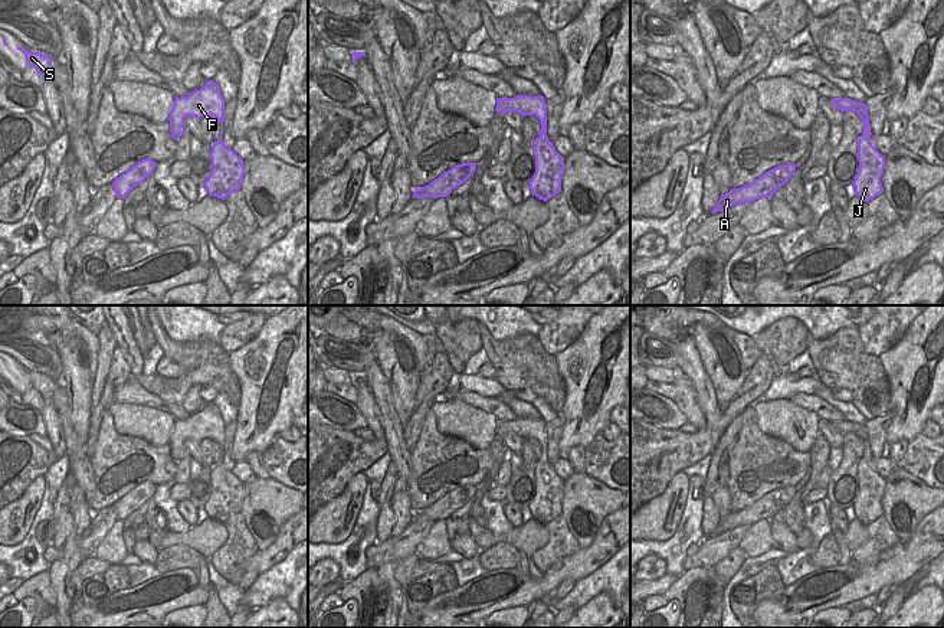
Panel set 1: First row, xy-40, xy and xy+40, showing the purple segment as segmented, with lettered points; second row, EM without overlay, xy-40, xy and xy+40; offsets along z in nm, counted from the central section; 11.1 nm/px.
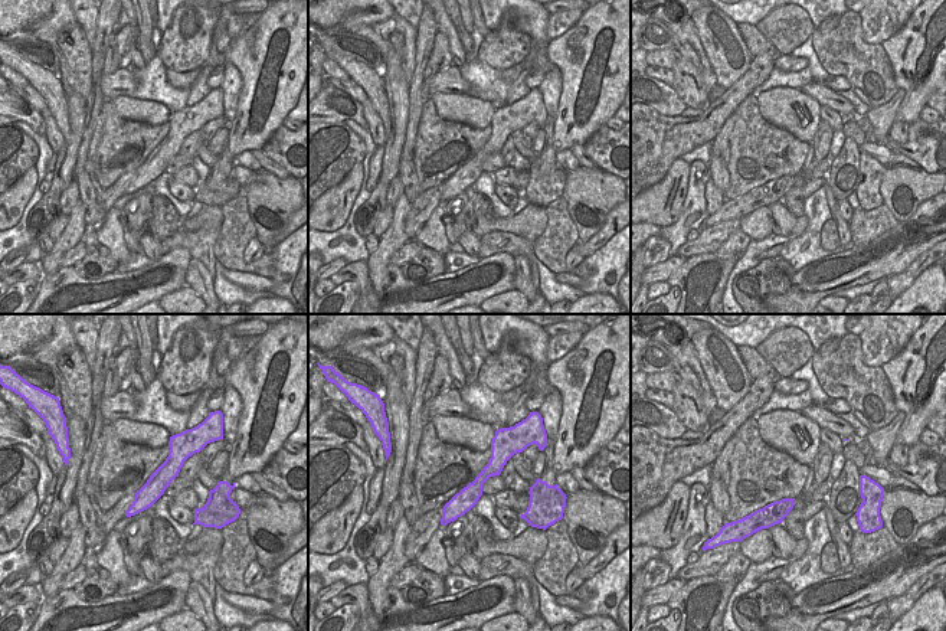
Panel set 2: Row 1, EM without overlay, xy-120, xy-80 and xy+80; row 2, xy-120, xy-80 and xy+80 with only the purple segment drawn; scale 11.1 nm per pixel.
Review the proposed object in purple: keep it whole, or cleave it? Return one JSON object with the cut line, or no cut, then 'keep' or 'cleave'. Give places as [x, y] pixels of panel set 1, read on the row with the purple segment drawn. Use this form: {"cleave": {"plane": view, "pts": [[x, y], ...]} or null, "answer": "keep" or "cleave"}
{"cleave": {"plane": "xy+40", "pts": [[862, 134], [869, 137]]}, "answer": "cleave"}

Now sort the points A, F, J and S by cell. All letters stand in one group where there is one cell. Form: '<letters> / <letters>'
A F / J S

